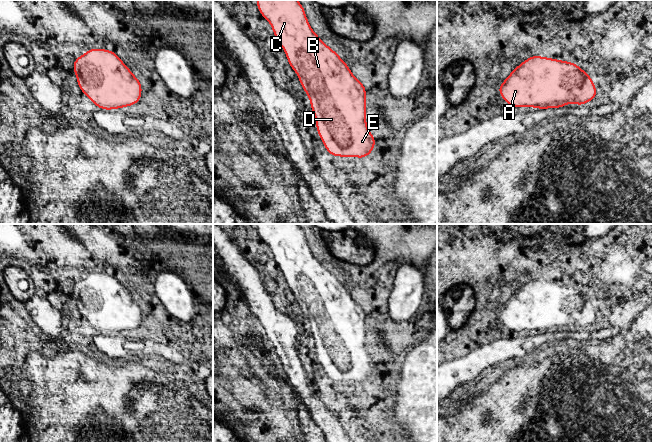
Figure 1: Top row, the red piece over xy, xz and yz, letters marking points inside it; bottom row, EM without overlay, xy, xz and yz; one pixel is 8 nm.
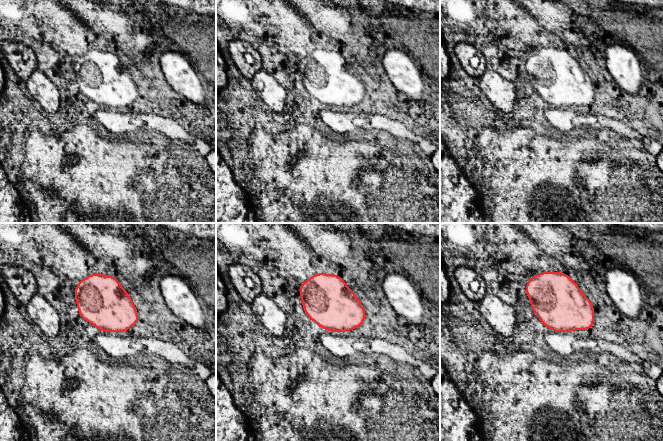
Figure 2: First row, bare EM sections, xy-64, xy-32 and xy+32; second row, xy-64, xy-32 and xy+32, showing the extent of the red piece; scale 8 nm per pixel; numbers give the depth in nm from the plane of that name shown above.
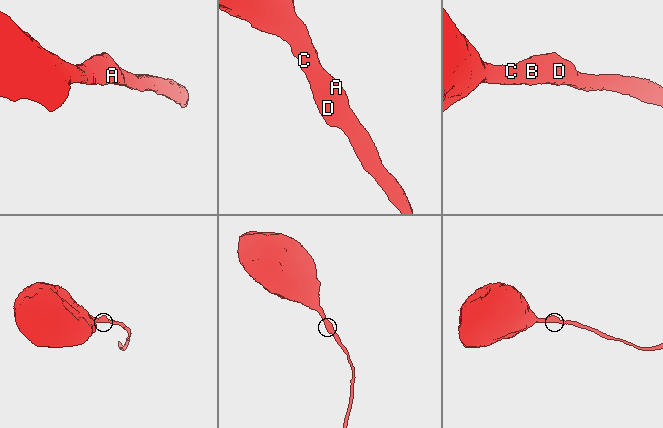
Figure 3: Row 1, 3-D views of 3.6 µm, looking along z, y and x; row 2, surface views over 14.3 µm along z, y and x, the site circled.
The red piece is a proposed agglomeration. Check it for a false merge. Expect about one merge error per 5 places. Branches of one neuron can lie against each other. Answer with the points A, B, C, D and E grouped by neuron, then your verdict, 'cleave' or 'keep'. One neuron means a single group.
groups A B C D E; keep

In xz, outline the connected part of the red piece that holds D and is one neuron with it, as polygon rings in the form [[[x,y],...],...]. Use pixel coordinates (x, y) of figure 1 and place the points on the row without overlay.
[[[257,224],[277,266],[283,271],[289,288],[298,298],[300,308],[310,322],[318,358],[333,380],[364,382],[374,372],[376,363],[366,350],[366,313],[351,297],[346,287],[310,252],[303,230],[297,224]]]

